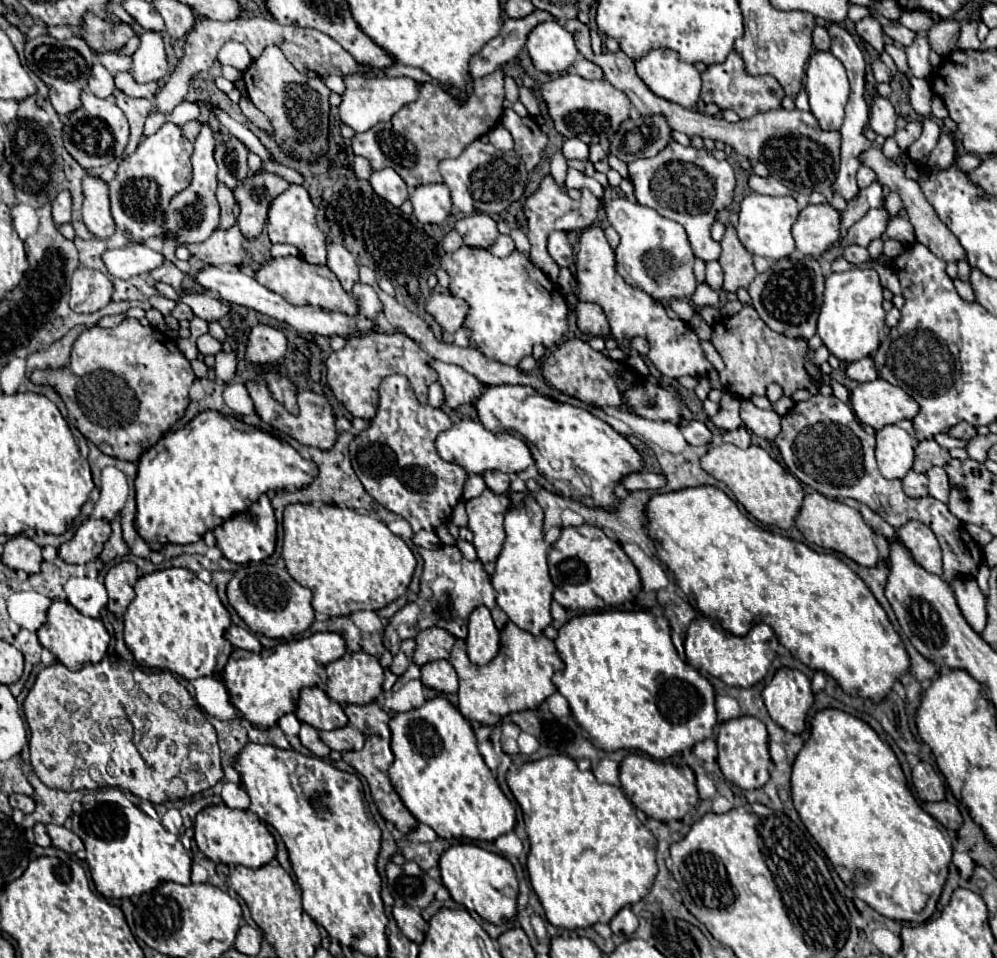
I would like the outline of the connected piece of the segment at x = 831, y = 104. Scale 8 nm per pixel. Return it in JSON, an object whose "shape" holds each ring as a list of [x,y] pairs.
{"shape":[[[815,52],[809,58],[805,70],[805,92],[809,94],[811,114],[817,118],[821,130],[839,130],[845,116],[845,104],[849,98],[849,82],[843,64],[831,52]]]}

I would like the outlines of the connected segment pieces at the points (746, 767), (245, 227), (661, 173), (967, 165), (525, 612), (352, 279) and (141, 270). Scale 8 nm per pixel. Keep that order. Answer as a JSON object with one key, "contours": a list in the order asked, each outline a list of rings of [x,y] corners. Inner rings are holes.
{"contours":[[[[739,716],[723,722],[717,732],[717,748],[719,748],[717,764],[729,782],[739,786],[741,790],[755,790],[767,784],[771,756],[767,748],[767,730],[761,720],[753,716]]],[[[261,170],[255,176],[249,176],[239,190],[235,190],[235,200],[241,206],[237,216],[237,226],[245,238],[257,238],[263,232],[267,222],[267,206],[275,194],[281,194],[289,182],[283,178]]],[[[669,142],[657,156],[631,162],[629,178],[639,204],[657,210],[661,216],[679,222],[685,228],[695,258],[701,258],[703,262],[719,258],[721,244],[711,238],[711,224],[717,214],[733,202],[735,170],[727,160],[715,160],[709,150],[703,152],[693,146]]],[[[963,154],[963,156],[955,156],[953,162],[961,170],[969,172],[969,170],[975,170],[975,166],[979,166],[979,156],[975,156],[975,154]]],[[[525,496],[525,500],[511,508],[505,514],[505,544],[497,558],[497,570],[491,578],[493,588],[497,592],[499,608],[515,622],[519,628],[531,634],[543,634],[543,630],[551,624],[551,594],[553,582],[547,570],[547,544],[543,540],[543,508],[537,504],[533,496]]],[[[337,242],[327,244],[327,266],[339,278],[345,290],[351,290],[359,280],[359,266],[355,262],[355,256]]],[[[127,244],[125,248],[107,248],[101,260],[111,276],[127,280],[159,268],[163,256],[145,244]]]]}

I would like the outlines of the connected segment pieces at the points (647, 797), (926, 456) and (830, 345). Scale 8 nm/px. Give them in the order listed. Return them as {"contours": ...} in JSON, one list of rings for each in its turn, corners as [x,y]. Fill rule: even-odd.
{"contours":[[[[629,754],[621,762],[619,776],[621,776],[621,788],[635,804],[635,808],[639,808],[649,818],[655,818],[659,822],[683,820],[699,802],[695,788],[695,774],[689,766],[673,766],[651,760],[641,754]]],[[[921,440],[915,446],[915,472],[927,472],[931,466],[945,466],[943,448],[935,440]]],[[[853,268],[849,272],[831,272],[825,278],[823,304],[817,320],[817,334],[827,350],[841,362],[855,362],[879,348],[885,330],[885,310],[881,308],[881,282],[873,268]]]]}

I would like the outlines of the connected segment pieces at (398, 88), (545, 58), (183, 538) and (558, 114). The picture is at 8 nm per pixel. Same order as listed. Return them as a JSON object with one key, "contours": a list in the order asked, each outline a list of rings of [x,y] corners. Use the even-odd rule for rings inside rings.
{"contours":[[[[349,74],[345,80],[343,102],[339,106],[339,118],[345,126],[351,126],[355,132],[365,132],[377,122],[387,122],[393,118],[401,106],[413,102],[419,96],[419,84],[413,78],[387,78],[387,76],[373,76],[365,78],[359,74]]],[[[543,22],[531,30],[527,38],[527,52],[539,72],[565,72],[577,58],[575,40],[559,22]]],[[[205,410],[197,414],[185,428],[163,436],[151,450],[147,450],[139,460],[139,472],[135,480],[137,492],[137,518],[135,526],[143,540],[147,542],[171,542],[171,544],[191,544],[197,542],[205,530],[213,530],[229,520],[233,514],[249,508],[261,494],[267,492],[295,492],[305,488],[317,476],[317,464],[303,458],[291,444],[279,440],[277,436],[263,432],[243,420],[231,420],[225,414]]],[[[565,74],[557,80],[541,84],[539,90],[547,104],[547,112],[553,120],[555,130],[563,138],[579,138],[587,144],[601,142],[603,134],[613,136],[619,130],[619,126],[629,118],[631,112],[631,102],[627,94],[613,88],[607,80],[591,82],[577,74]]]]}

